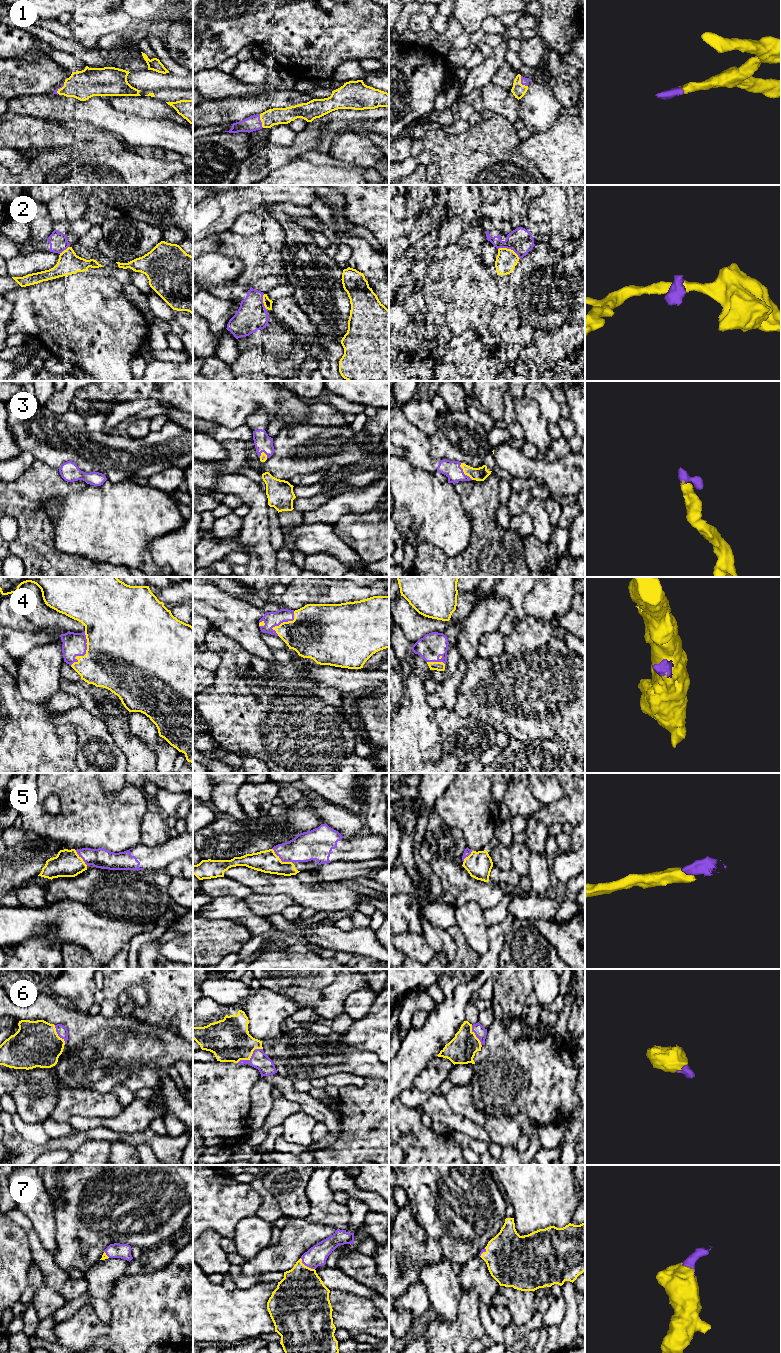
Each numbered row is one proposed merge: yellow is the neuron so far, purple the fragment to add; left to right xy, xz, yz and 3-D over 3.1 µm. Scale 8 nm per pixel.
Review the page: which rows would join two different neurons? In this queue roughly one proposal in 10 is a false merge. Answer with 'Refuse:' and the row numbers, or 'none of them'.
Refuse: 2

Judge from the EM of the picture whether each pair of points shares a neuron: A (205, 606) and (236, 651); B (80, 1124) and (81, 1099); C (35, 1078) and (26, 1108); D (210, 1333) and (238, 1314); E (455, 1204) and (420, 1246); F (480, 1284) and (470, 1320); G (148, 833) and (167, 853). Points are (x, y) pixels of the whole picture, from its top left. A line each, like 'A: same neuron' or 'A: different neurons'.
A: different neurons
B: different neurons
C: same neuron
D: same neuron
E: different neurons
F: different neurons
G: different neurons

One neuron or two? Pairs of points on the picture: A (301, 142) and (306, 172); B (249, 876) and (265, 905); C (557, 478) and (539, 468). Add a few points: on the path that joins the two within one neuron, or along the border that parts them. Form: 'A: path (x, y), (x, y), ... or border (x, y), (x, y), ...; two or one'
A: border (293, 159), (272, 171); two
B: border (254, 892), (283, 894); two
C: path (553, 475), (543, 470); one

